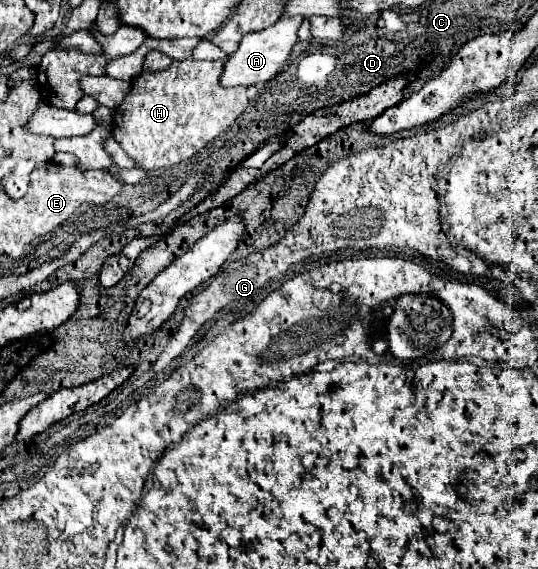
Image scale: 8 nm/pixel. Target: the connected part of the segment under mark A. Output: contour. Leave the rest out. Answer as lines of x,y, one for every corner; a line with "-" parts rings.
282,16
274,26
260,30
260,32
250,32
242,38
240,48
228,58
228,64
224,64
224,72
220,76
220,84
224,88
232,86
256,86
272,80
278,72
278,66
286,62
286,58
292,52
292,46
296,44
298,28
302,24
302,16

